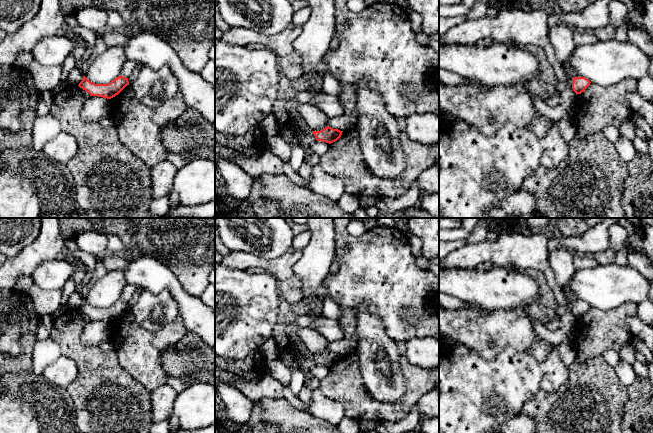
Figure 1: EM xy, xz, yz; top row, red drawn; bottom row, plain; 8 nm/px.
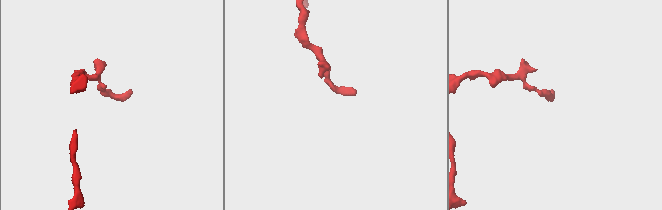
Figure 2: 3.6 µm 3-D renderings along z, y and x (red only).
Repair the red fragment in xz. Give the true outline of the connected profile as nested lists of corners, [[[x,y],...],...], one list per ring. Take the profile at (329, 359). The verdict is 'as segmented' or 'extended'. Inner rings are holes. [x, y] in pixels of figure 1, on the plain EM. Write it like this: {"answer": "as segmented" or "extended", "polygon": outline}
{"answer": "as segmented", "polygon": [[[329,350],[320,355],[312,355],[317,365],[326,366],[329,368],[337,365],[341,361],[342,356],[343,355],[333,353]]]}

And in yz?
{"answer": "as segmented", "polygon": [[[585,301],[572,302],[572,313],[577,318],[581,318],[590,309],[590,305]]]}

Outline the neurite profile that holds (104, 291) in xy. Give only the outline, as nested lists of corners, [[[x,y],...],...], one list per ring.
[[[122,270],[106,271],[92,280],[85,300],[92,307],[108,308],[120,300],[126,284]]]

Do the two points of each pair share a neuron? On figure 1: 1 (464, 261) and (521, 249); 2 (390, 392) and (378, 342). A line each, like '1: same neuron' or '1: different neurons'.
1: same neuron
2: same neuron

